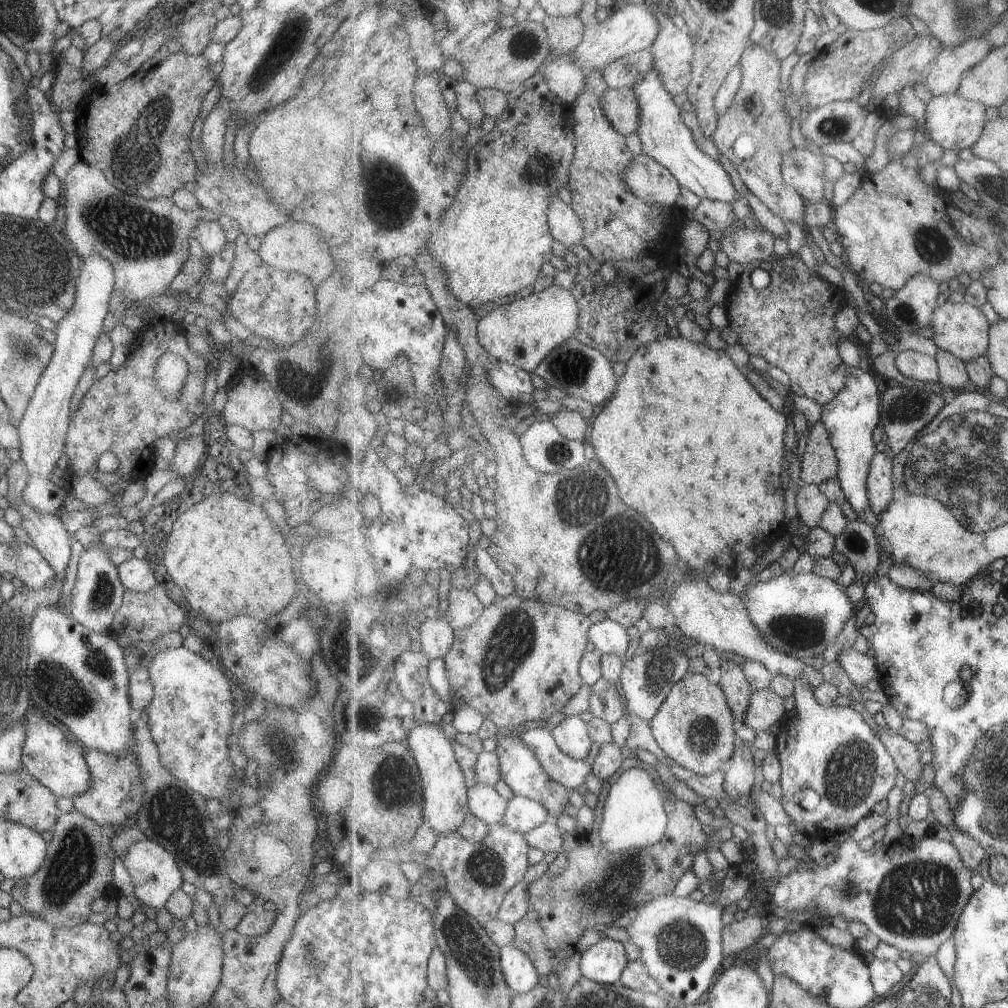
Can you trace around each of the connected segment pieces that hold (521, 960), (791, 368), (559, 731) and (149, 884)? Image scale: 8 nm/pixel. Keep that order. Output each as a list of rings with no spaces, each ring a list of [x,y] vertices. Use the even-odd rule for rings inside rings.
[[[507,945],[501,948],[504,973],[517,995],[531,992],[540,985],[540,974],[532,958],[520,947]]]
[[[790,254],[788,257],[774,257],[772,260],[763,261],[763,262],[754,262],[753,264],[750,264],[748,268],[746,268],[746,272],[744,272],[744,276],[742,278],[738,278],[737,281],[734,283],[733,292],[731,293],[731,296],[729,297],[729,302],[727,304],[729,308],[729,314],[731,317],[731,329],[738,333],[741,343],[743,347],[752,355],[761,355],[764,357],[768,362],[772,364],[774,367],[779,367],[782,369],[782,371],[785,371],[786,374],[789,374],[791,376],[791,387],[790,391],[794,393],[795,395],[799,395],[802,397],[809,397],[812,399],[815,399],[820,405],[828,405],[830,402],[833,402],[841,393],[842,390],[846,389],[847,383],[846,383],[846,374],[848,374],[848,370],[852,370],[852,368],[848,368],[848,365],[846,366],[846,370],[838,370],[842,364],[844,364],[844,360],[842,360],[842,356],[840,356],[840,348],[839,348],[839,341],[841,339],[844,339],[844,335],[839,332],[839,329],[836,328],[836,320],[834,318],[828,318],[826,320],[826,312],[822,312],[820,308],[826,304],[824,302],[824,294],[820,292],[820,290],[830,290],[834,296],[836,294],[840,294],[842,290],[840,290],[840,287],[837,287],[836,285],[833,285],[830,282],[826,282],[821,275],[818,272],[817,268],[810,268],[802,258],[798,254],[792,255]],[[757,268],[765,269],[767,270],[773,278],[773,281],[771,282],[771,285],[767,287],[766,289],[758,290],[754,284],[752,284],[752,274],[754,274],[754,270]]]
[[[566,716],[553,734],[560,749],[575,760],[583,761],[592,750],[588,724],[580,716]]]
[[[139,838],[136,843],[128,848],[128,852],[122,861],[134,883],[133,894],[144,905],[158,910],[166,905],[170,896],[176,890],[179,890],[185,882],[174,856],[167,852],[160,844],[148,838]]]

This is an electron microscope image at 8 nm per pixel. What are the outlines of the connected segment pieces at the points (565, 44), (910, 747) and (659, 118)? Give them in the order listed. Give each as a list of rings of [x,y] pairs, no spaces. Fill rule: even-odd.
[[[548,14],[546,28],[550,30],[552,42],[554,42],[554,53],[569,55],[584,40],[586,24],[580,18],[561,18]]]
[[[879,725],[875,728],[880,740],[886,744],[888,752],[894,756],[898,770],[907,780],[918,780],[922,775],[924,764],[921,761],[922,753],[917,749],[916,744],[892,728]]]
[[[655,69],[635,90],[642,106],[641,128],[638,134],[643,142],[644,153],[666,166],[678,178],[682,187],[689,189],[702,200],[711,199],[732,204],[740,201],[738,188],[734,186],[735,180],[732,180],[730,172],[720,160],[714,160],[696,144],[696,136],[682,116],[683,108],[674,102],[674,95],[665,88],[659,71]]]

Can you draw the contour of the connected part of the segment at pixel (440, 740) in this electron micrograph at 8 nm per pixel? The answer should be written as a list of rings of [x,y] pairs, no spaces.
[[[422,723],[407,740],[423,773],[425,783],[425,818],[437,835],[459,831],[471,812],[469,784],[452,738],[438,724]]]

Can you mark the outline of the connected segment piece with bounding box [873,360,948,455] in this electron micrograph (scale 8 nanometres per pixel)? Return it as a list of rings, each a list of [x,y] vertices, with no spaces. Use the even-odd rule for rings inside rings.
[[[876,360],[873,372],[883,375],[890,382],[888,389],[883,394],[882,400],[882,427],[888,447],[896,455],[910,446],[910,442],[917,440],[929,430],[930,425],[948,405],[946,398],[941,393],[922,389],[920,384],[914,384],[914,379],[907,377],[897,366],[897,360]]]

